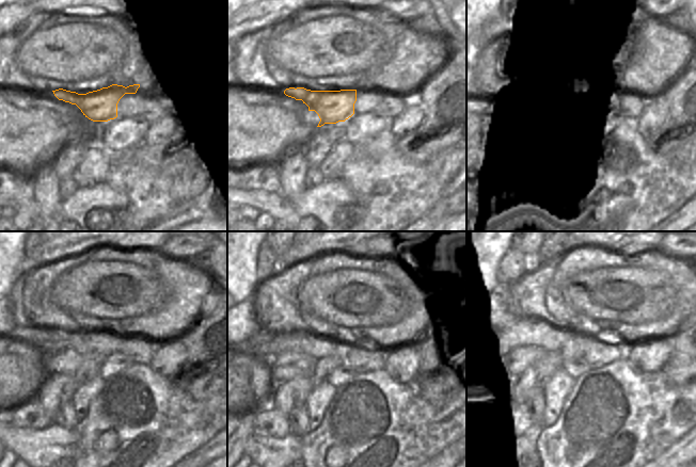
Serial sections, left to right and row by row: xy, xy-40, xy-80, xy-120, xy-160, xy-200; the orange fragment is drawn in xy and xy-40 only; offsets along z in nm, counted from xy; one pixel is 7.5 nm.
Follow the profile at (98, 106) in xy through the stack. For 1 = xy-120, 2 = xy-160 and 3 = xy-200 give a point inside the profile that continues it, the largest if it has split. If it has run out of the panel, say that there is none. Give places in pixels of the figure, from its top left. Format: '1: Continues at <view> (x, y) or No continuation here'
1: Continues at xy-120 (84, 342)
2: Continues at xy-160 (272, 342)
3: Continues at xy-200 (517, 336)

